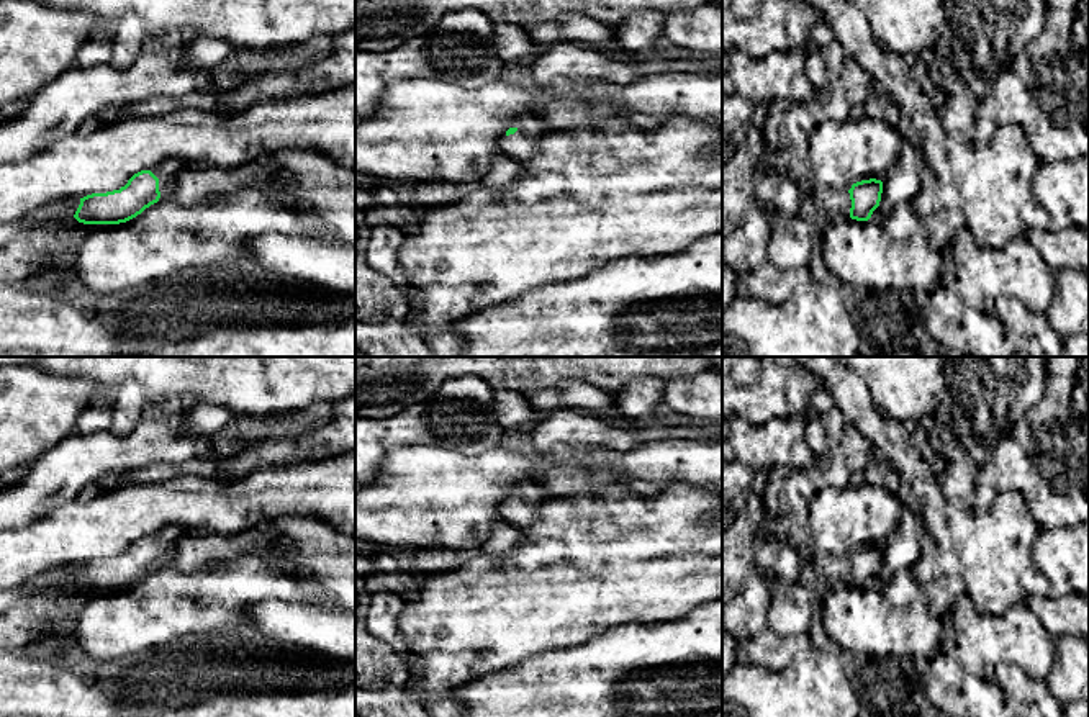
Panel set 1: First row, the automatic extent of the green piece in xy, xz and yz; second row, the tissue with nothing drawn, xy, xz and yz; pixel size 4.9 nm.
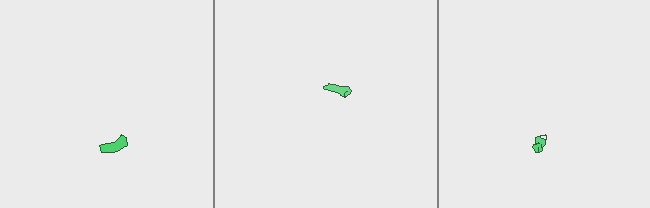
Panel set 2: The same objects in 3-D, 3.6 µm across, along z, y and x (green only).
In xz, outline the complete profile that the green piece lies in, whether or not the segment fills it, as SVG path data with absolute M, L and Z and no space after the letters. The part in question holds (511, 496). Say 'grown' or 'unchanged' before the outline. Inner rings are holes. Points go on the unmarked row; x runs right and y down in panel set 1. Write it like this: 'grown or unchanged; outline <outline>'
grown; outline M509 494L503 504L503 521L519 529L532 525L540 501L539 496Z

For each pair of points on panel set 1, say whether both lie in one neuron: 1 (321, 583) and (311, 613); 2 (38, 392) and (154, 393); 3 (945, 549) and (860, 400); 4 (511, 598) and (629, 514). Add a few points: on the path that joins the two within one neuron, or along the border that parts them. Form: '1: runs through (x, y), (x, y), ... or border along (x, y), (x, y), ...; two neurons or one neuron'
1: border along (310, 598), (316, 601); two neurons
2: border along (59, 377), (87, 377), (99, 388); two neurons
3: runs through (935, 511), (924, 480), (881, 437); one neuron
4: runs through (542, 596), (562, 586), (605, 545); one neuron

